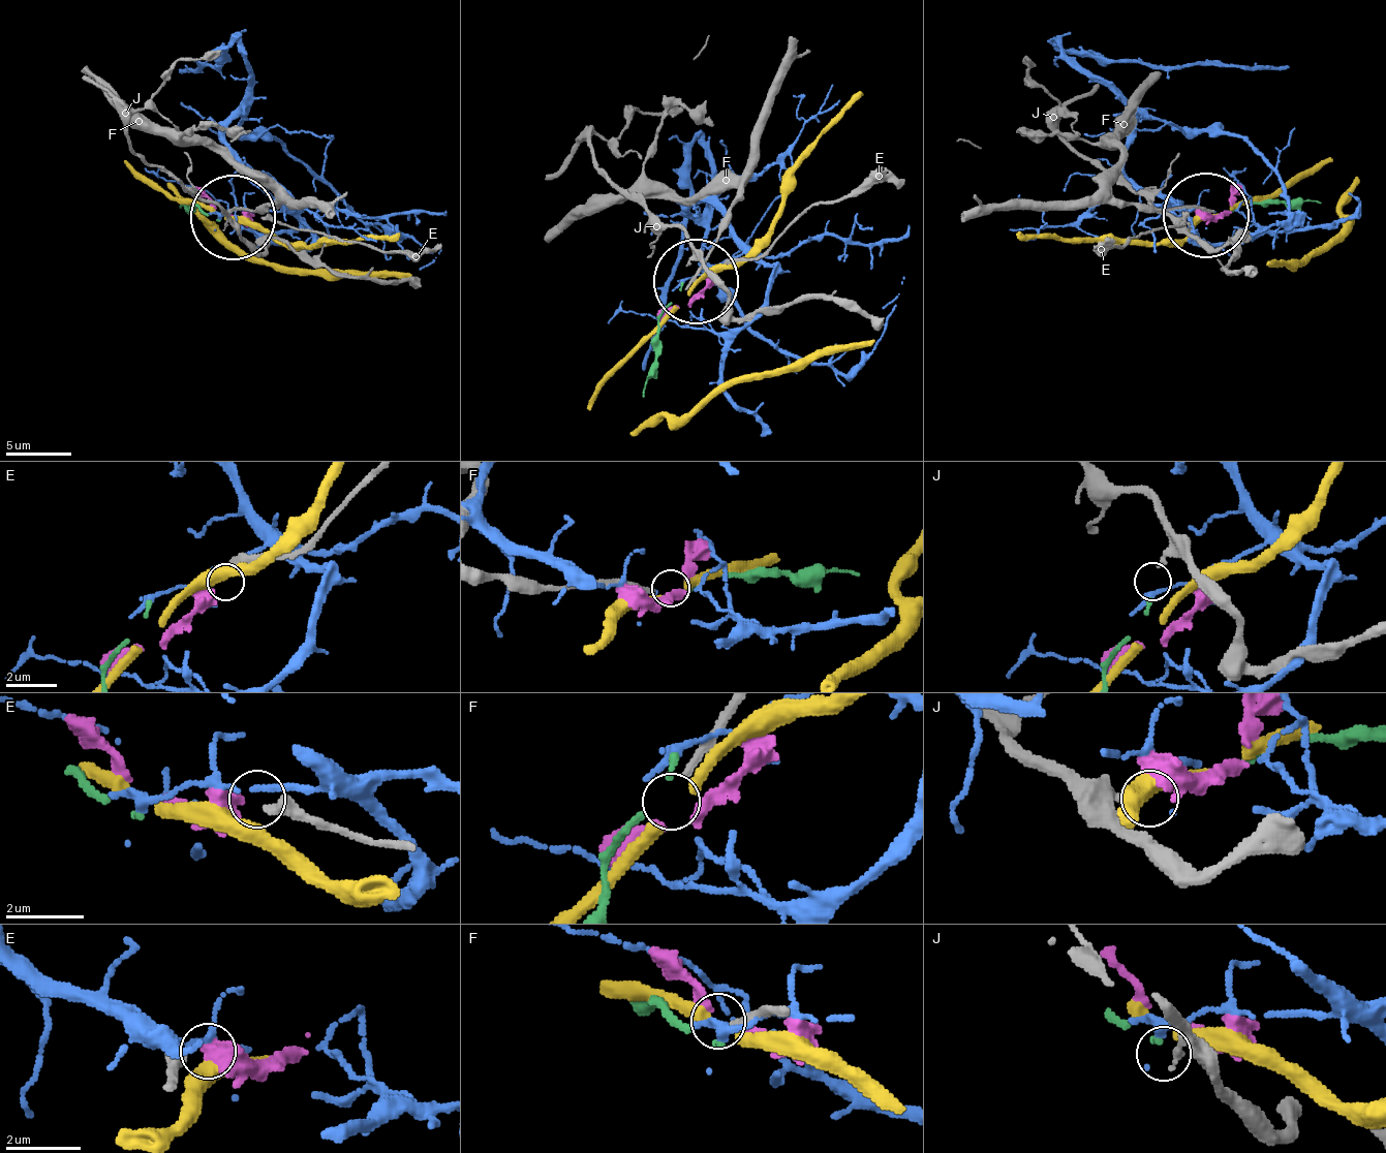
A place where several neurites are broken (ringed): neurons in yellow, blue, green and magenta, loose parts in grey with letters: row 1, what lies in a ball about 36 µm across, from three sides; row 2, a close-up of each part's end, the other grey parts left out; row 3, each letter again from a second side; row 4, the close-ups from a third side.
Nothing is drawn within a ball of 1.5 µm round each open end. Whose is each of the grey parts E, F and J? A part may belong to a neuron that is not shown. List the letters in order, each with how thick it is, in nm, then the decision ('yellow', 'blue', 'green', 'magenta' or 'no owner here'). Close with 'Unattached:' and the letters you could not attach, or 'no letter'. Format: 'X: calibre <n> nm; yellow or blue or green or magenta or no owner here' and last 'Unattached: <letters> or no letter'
E: calibre 360 nm; magenta
F: calibre 190 nm; no owner here
J: calibre 160 nm; green
Unattached: F

